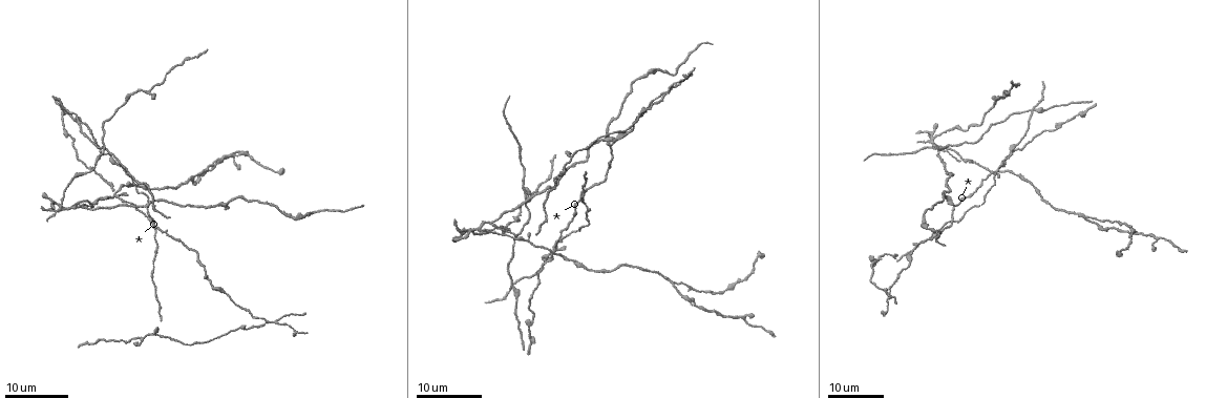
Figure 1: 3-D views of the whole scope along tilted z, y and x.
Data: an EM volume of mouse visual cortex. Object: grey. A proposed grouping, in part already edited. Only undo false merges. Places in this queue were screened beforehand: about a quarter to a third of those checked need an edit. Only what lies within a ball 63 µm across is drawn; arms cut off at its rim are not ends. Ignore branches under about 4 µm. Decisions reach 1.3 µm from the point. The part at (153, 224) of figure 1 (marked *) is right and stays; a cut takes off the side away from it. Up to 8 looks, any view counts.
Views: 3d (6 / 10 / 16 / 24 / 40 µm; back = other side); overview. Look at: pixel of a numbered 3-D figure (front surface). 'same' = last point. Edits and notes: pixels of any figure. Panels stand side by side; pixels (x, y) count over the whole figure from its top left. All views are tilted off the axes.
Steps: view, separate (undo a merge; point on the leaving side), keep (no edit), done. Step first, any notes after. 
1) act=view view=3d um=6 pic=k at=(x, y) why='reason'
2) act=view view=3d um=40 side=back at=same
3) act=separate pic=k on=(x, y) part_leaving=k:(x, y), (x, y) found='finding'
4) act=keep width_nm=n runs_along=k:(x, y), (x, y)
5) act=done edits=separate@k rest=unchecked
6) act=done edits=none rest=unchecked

act=view view=3d um=16 pic=1 at=(553, 250) why='looks like a crossing'

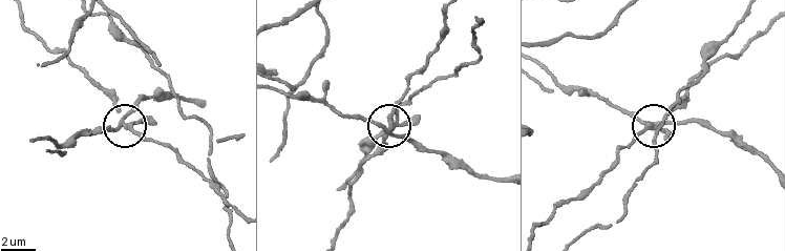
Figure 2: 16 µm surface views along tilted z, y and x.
act=view view=3d um=6 pic=2 at=(119, 127)

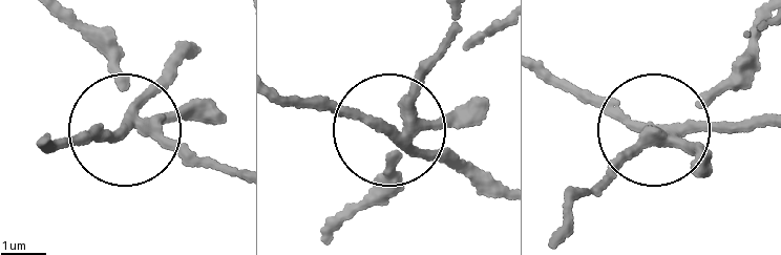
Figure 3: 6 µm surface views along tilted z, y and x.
act=separate pic=3 on=(101, 125) arms=4 part_leaving=3:(401, 141), (321, 108), (282, 107) found='a second neuron is stuck on'

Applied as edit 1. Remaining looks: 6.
act=view view=overview

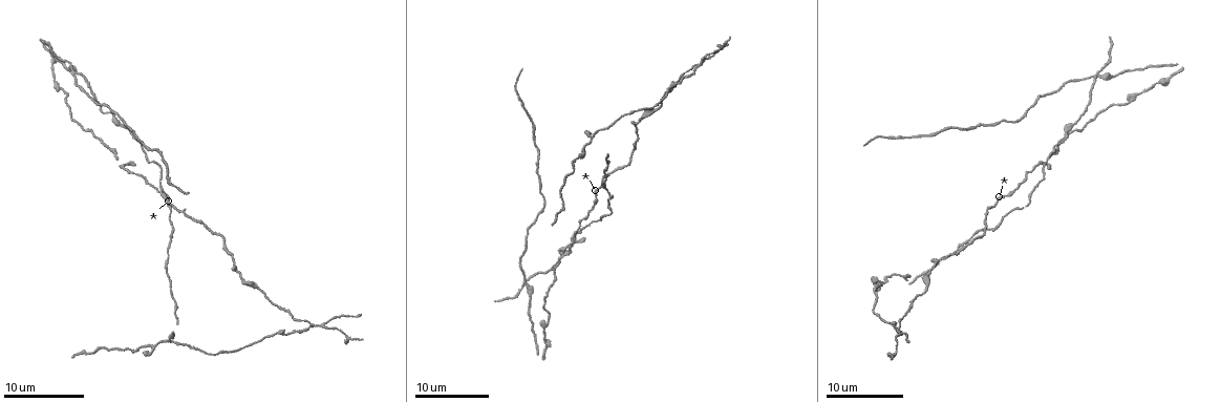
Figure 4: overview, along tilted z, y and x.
act=view view=3d um=6 pic=4 at=(1127, 103) why='calibre changes'

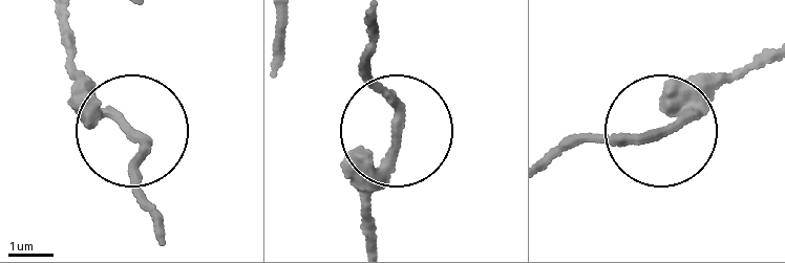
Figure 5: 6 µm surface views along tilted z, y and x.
act=keep runs_along=5:(378, 31), (370, 73), (396, 145), (368, 216) found='continuous, no second neuron'

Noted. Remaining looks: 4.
act=view view=3d um=10 pic=4 at=(123, 128) why='sudden change in width'

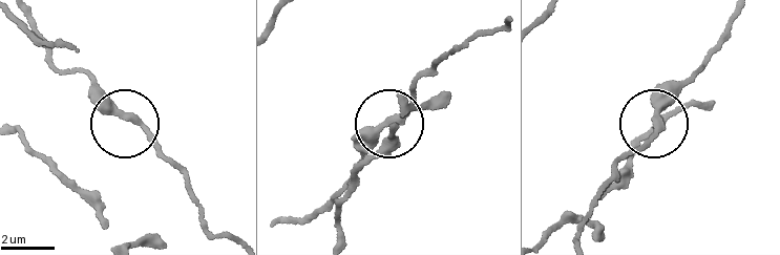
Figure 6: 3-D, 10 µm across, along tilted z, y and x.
act=view view=3d um=10 side=back pic=6 at=(656, 122)

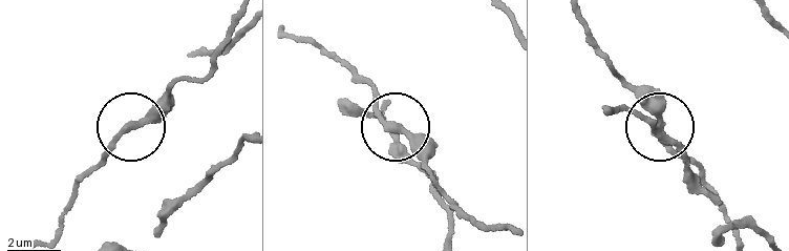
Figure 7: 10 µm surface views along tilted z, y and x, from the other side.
act=keep runs_along=7:(582, 17), (704, 184) found='all the same neuron'

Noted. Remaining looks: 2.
act=view view=3d um=10 pic=4 at=(695, 70)

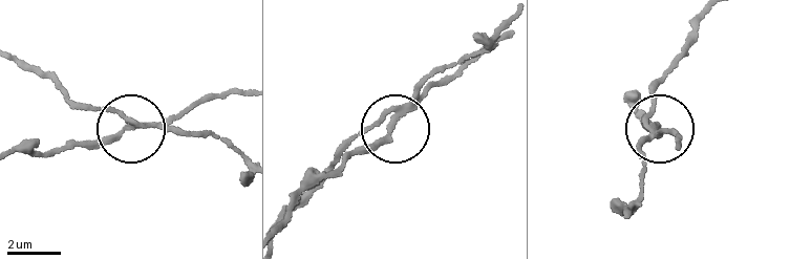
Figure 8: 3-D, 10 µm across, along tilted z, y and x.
act=separate pic=8 on=(190, 109) width_nm=180 part_leaving=8:(401, 112), (372, 146), (317, 176), (282, 222) found='a second neuron is stuck on'

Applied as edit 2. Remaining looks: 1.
act=done edits=separate@3,separate@8 rest=unchecked

